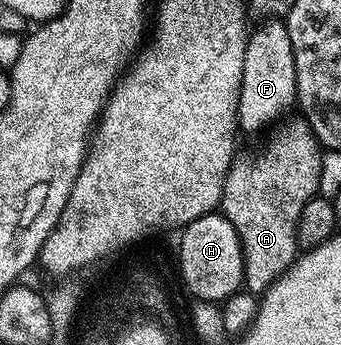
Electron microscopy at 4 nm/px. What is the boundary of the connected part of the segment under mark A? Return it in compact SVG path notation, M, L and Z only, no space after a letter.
M304 119L282 124L273 142L254 161L234 160L225 176L220 212L235 227L245 256L244 288L264 295L299 256L297 224L307 203L321 187L323 148Z

